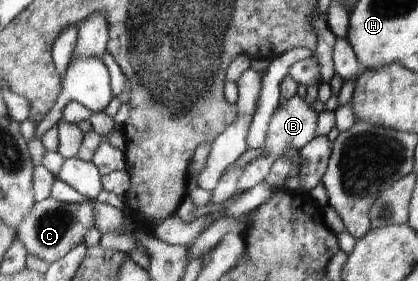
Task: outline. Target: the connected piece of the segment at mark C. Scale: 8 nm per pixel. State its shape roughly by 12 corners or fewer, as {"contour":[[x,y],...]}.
{"contour":[[90,199],[38,202],[16,231],[29,255],[52,265],[97,226]]}

